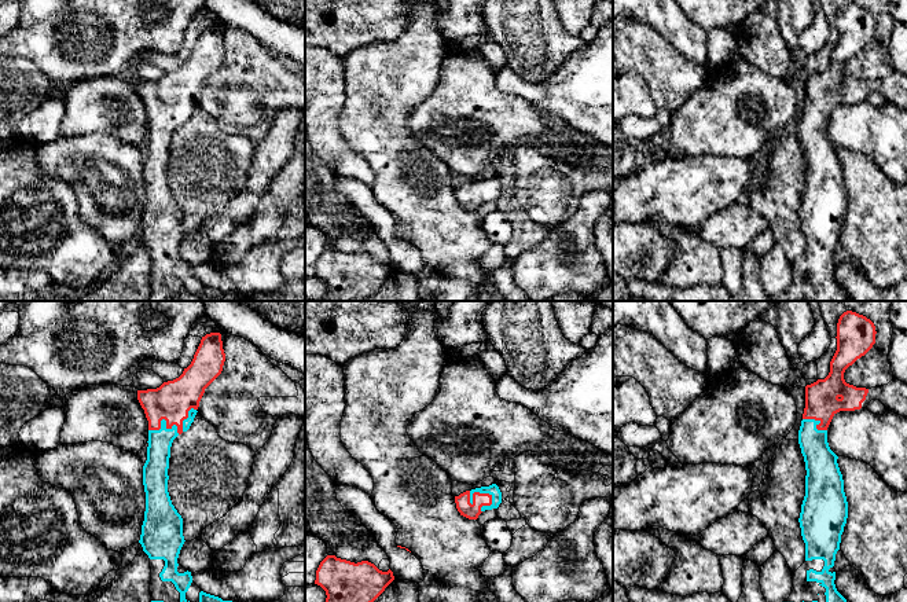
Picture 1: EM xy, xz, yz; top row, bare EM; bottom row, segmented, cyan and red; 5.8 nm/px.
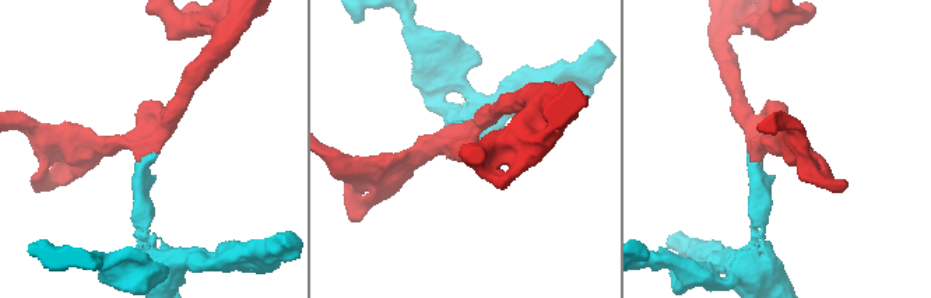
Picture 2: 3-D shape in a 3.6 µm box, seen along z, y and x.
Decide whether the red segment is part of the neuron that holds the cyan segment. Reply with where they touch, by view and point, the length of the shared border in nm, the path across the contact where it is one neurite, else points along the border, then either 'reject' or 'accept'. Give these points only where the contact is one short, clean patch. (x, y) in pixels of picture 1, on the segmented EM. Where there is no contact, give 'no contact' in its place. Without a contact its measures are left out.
meets cyan in xz at (484, 492); contact 160 nm long; runs through xz (492, 489), (484, 492), (472, 506), (472, 511); accept

